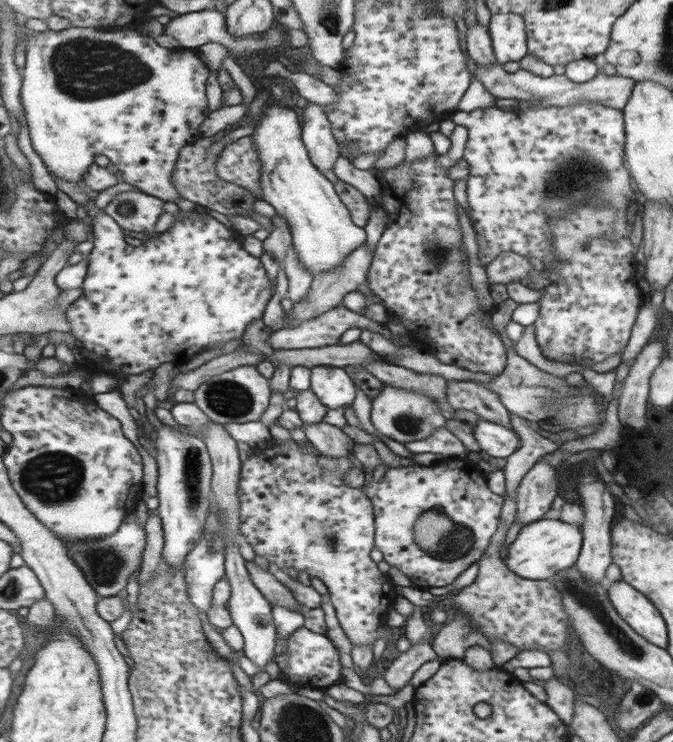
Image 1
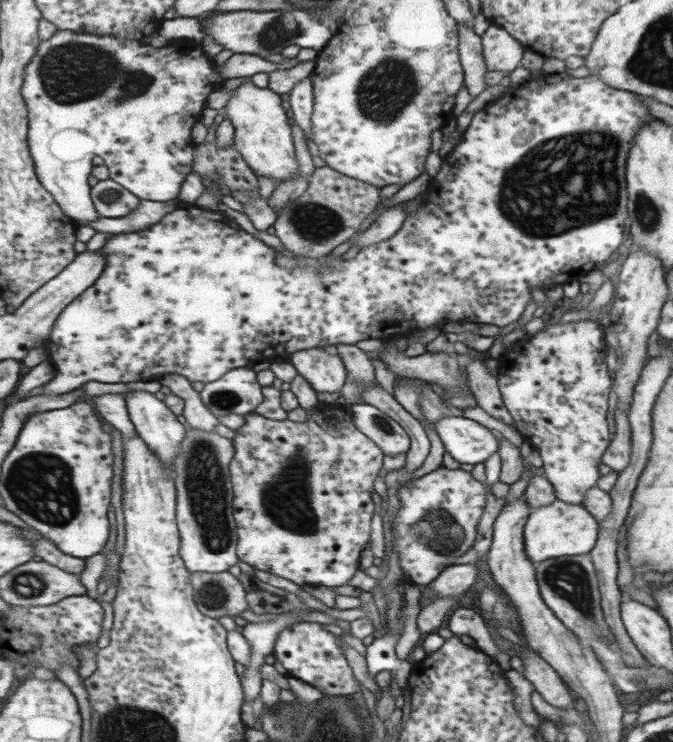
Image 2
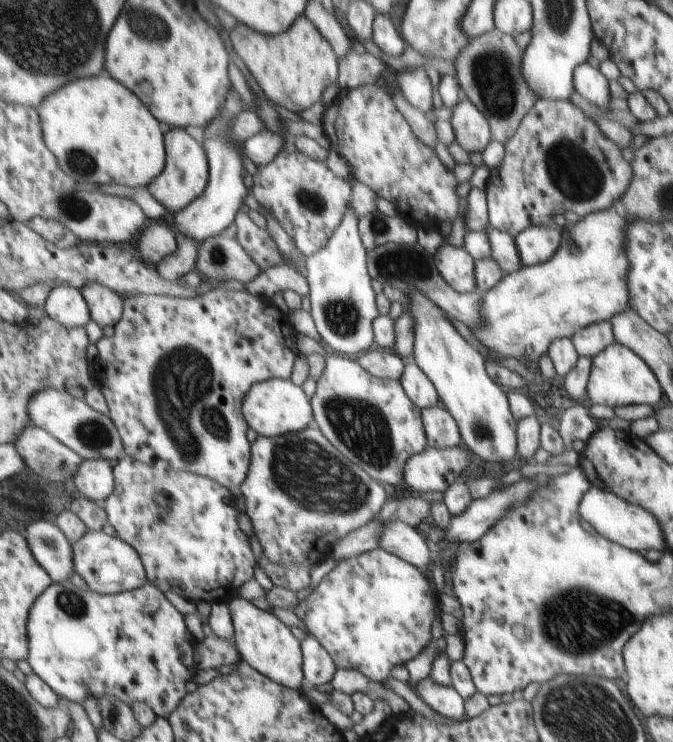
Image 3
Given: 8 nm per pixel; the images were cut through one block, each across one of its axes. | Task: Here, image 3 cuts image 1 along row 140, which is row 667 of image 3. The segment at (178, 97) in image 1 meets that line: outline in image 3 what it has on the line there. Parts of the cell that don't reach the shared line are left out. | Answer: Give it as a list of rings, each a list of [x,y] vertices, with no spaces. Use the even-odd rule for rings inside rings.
[[[66,581],[54,583],[36,602],[29,619],[29,633],[31,636],[31,655],[29,662],[34,670],[38,673],[60,697],[67,698],[69,701],[76,701],[84,704],[92,694],[94,694],[101,702],[101,698],[107,694],[118,695],[122,700],[133,706],[134,703],[148,702],[157,712],[158,716],[168,717],[183,704],[183,700],[187,698],[188,682],[192,681],[198,672],[198,645],[199,640],[194,636],[187,623],[185,614],[182,614],[166,596],[162,589],[155,584],[146,583],[143,587],[133,591],[123,592],[115,595],[101,595],[89,590],[84,586],[78,586],[74,581]]]

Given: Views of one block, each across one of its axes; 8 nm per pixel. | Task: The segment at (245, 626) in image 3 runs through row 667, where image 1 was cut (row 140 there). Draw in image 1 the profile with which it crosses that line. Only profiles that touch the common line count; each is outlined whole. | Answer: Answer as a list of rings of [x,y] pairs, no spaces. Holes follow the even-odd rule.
[[[263,81],[265,88],[276,97],[276,103],[264,107],[260,125],[251,134],[263,165],[264,200],[276,209],[277,214],[289,219],[294,246],[314,276],[332,272],[343,264],[352,250],[364,244],[366,232],[352,223],[346,204],[337,196],[331,180],[312,161],[304,138],[302,113],[284,106],[286,94],[281,84],[273,85],[266,81]]]

